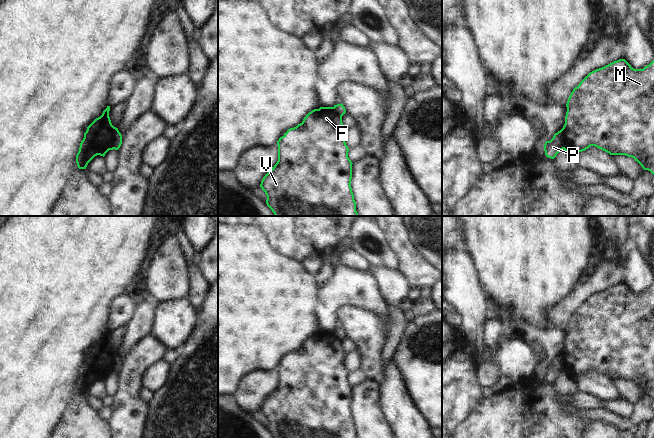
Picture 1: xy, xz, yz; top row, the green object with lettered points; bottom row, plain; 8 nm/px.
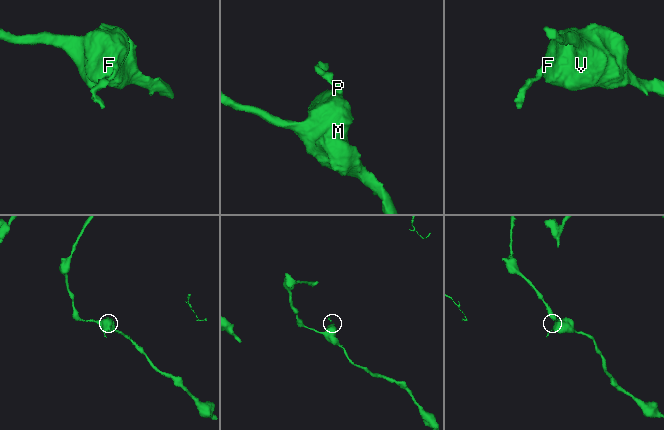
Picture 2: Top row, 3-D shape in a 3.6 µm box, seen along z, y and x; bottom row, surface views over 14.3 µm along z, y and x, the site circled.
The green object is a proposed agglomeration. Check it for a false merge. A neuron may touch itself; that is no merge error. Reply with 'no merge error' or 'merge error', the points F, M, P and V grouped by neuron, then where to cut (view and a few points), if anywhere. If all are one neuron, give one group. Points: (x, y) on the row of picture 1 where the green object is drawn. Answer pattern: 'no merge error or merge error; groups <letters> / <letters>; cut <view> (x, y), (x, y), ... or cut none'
merge error; groups F M V / P; cut xy (117, 129), (112, 136), (113, 148)

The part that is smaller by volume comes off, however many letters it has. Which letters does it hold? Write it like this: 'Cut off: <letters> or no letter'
Cut off: P

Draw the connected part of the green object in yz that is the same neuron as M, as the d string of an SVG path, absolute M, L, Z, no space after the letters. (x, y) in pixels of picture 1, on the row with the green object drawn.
M619 59L602 68L590 72L577 87L571 92L567 104L565 124L560 130L564 134L564 150L570 154L582 152L590 146L595 146L610 155L625 155L632 157L644 170L650 171L654 175L654 60L643 69L634 69L625 59Z

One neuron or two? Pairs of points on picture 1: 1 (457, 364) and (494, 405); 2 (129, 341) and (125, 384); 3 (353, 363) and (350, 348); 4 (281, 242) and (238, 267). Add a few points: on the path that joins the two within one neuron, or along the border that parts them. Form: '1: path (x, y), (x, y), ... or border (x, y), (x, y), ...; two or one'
1: border (484, 399), (468, 416); two
2: border (145, 335), (122, 359); two
3: path (352, 359), (351, 352); one
4: border (259, 227), (274, 249), (293, 258); two

